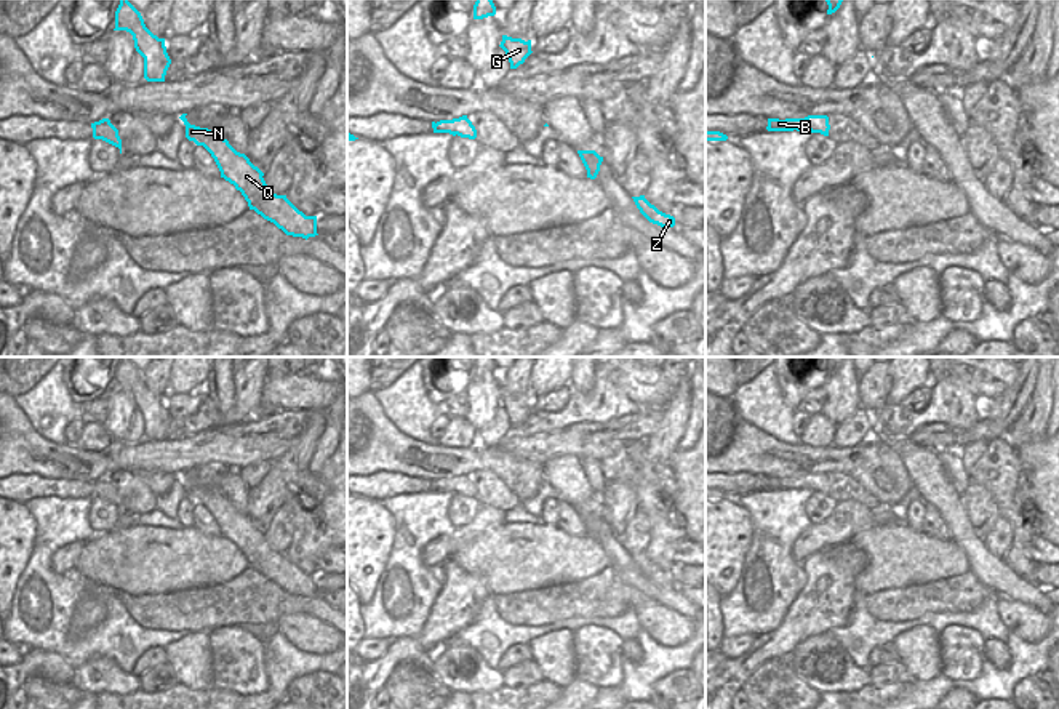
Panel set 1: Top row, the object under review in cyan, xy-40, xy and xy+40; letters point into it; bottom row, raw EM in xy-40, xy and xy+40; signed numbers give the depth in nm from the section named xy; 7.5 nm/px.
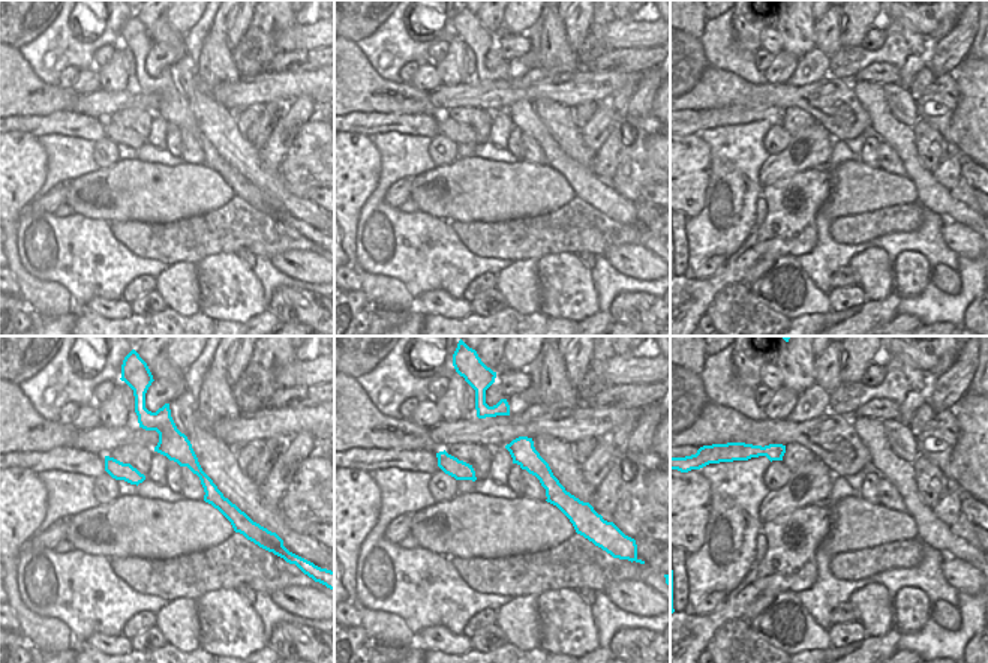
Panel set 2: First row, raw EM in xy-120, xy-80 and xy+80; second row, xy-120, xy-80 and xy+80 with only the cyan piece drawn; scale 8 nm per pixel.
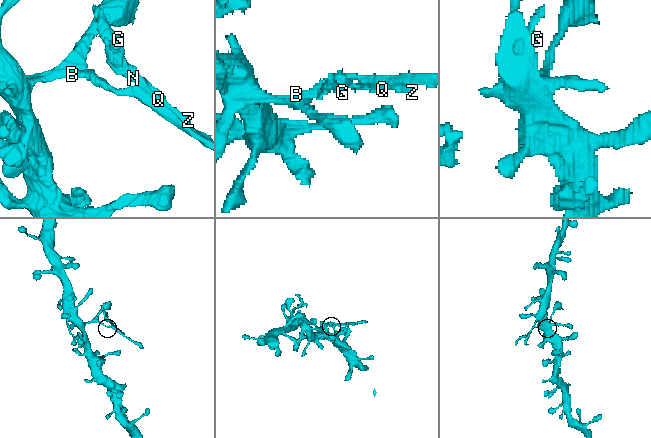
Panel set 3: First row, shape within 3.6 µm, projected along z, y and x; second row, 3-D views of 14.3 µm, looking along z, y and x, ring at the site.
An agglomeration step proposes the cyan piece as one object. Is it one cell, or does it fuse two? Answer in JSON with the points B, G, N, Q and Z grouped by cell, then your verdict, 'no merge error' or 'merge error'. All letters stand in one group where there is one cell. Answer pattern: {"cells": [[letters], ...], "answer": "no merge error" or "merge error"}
{"cells": [["B"], ["G", "N", "Q", "Z"]], "answer": "merge error"}

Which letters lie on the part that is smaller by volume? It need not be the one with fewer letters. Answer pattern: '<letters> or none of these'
G, N, Q, Z

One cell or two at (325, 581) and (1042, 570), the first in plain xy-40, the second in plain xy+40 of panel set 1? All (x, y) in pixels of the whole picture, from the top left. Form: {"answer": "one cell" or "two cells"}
{"answer": "one cell"}

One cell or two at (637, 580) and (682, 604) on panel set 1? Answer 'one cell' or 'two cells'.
one cell

